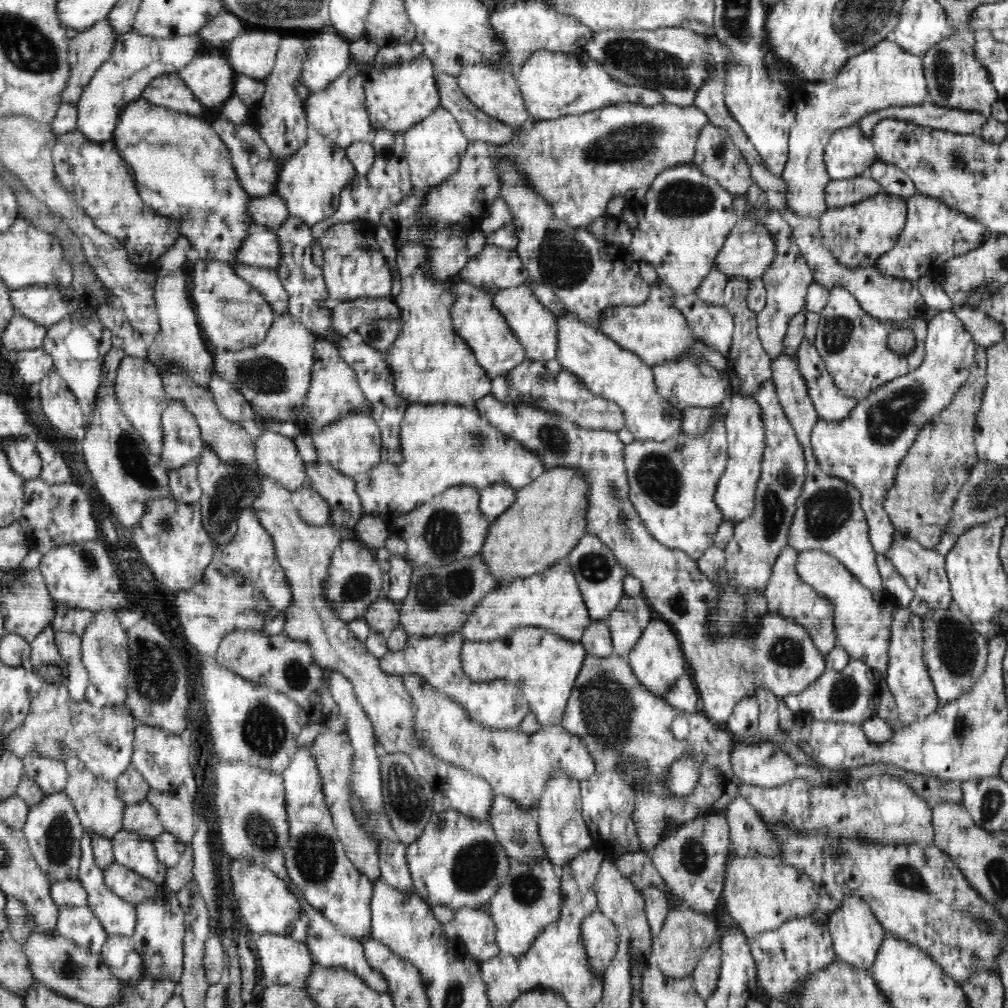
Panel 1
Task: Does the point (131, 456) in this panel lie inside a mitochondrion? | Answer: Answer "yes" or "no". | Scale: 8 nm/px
yes

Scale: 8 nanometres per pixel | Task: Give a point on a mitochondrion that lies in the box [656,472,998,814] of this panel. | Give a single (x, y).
(956, 646)

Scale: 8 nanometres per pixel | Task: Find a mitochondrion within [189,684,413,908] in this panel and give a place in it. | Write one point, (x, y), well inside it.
(264, 731)

